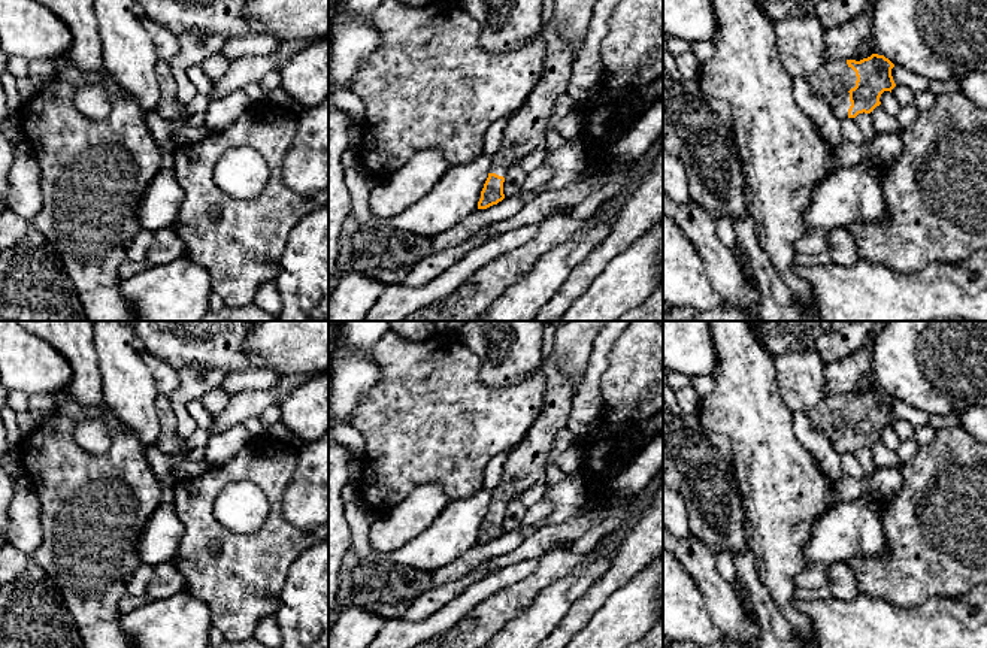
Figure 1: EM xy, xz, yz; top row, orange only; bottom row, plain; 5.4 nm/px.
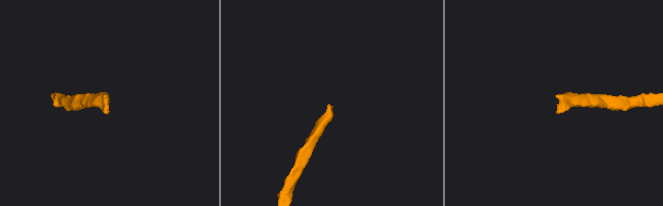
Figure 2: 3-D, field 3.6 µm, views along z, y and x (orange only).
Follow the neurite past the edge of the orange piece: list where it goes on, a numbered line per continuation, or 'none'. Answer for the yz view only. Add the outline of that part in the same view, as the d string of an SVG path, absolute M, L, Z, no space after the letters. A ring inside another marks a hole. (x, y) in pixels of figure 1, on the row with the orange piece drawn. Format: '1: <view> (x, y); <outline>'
1: yz (833, 79); M847 60L826 63L808 81L814 91L829 102L836 118L844 119L848 116L851 106L848 91L856 87L857 76L847 64Z

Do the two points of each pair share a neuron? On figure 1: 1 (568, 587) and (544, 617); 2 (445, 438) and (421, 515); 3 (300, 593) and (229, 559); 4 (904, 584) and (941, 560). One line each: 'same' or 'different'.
1: same
2: different
3: different
4: same

